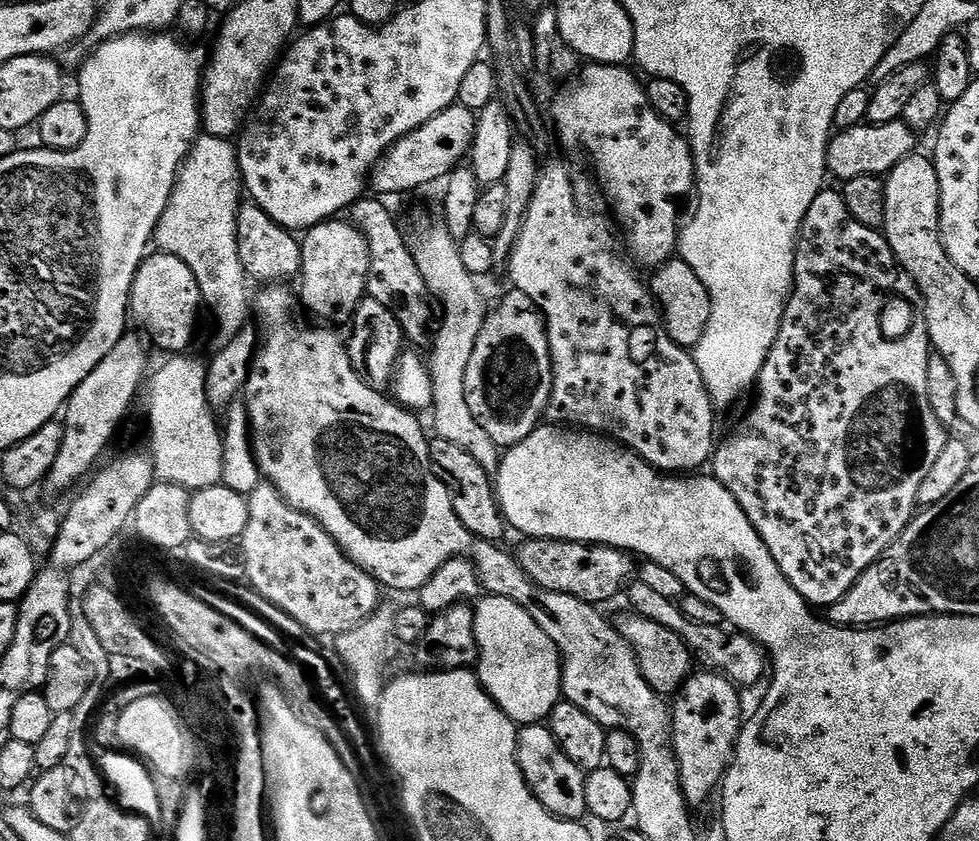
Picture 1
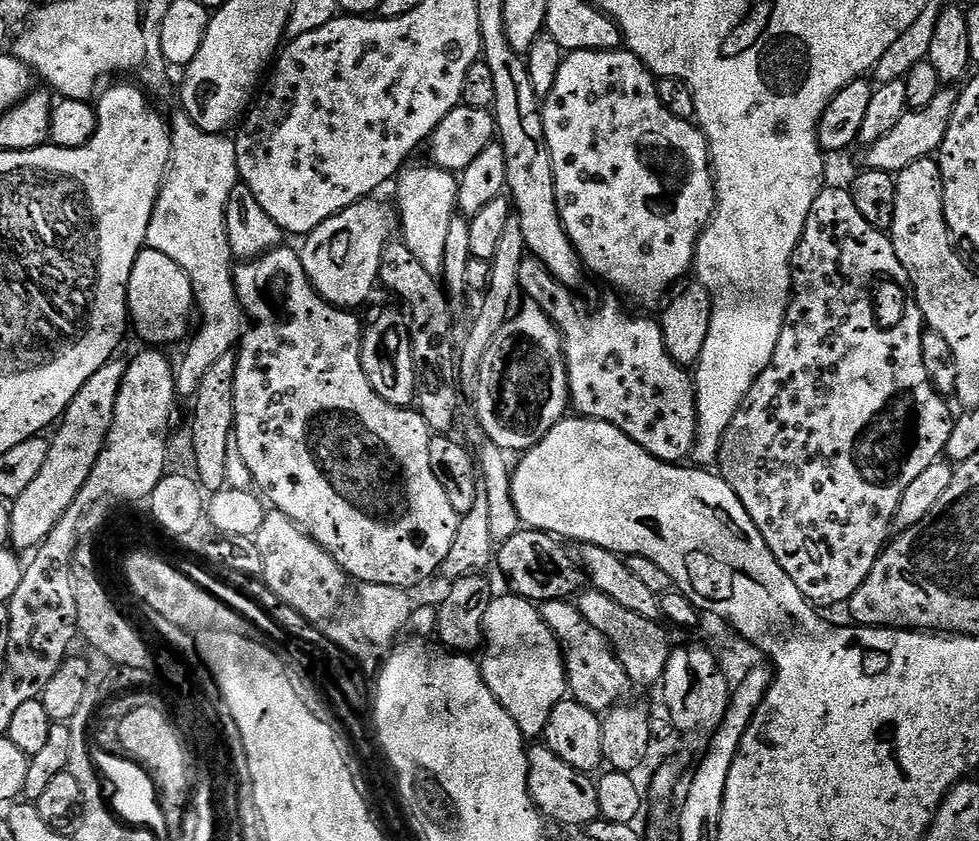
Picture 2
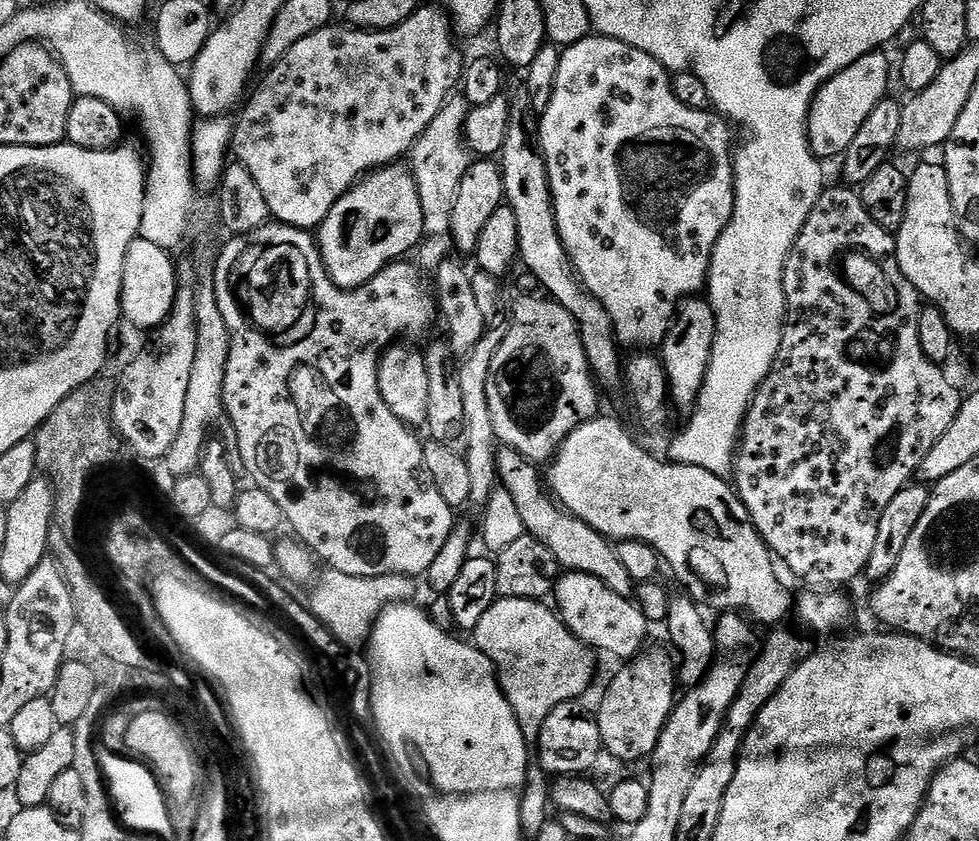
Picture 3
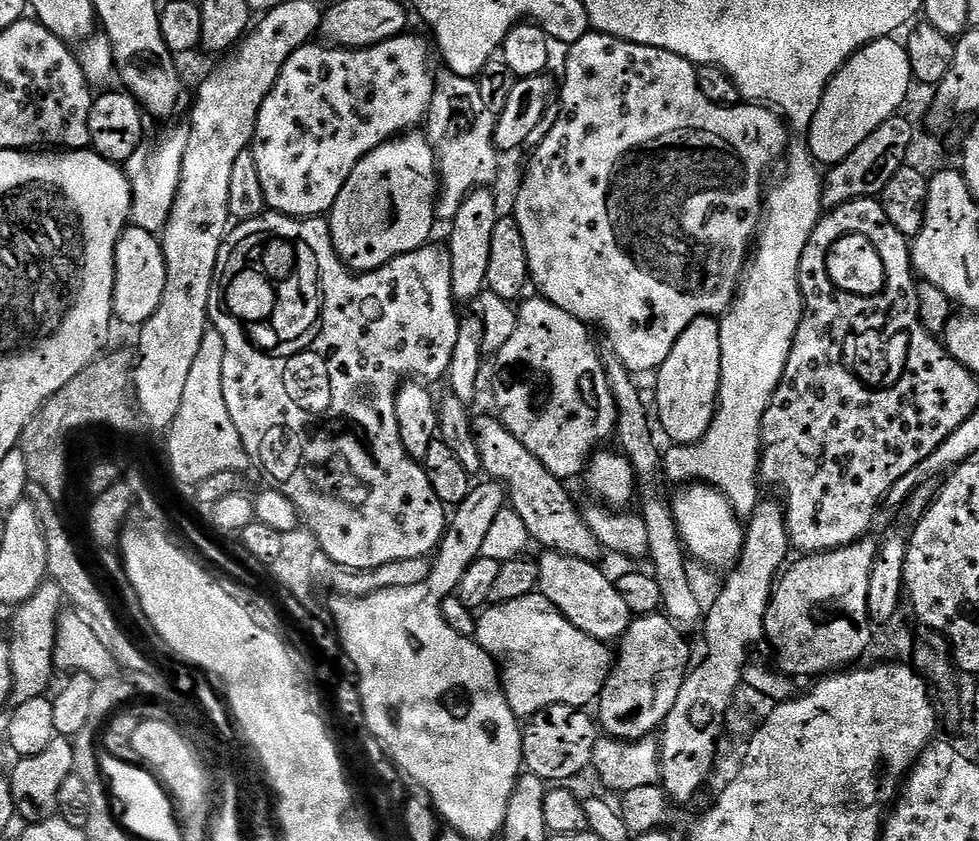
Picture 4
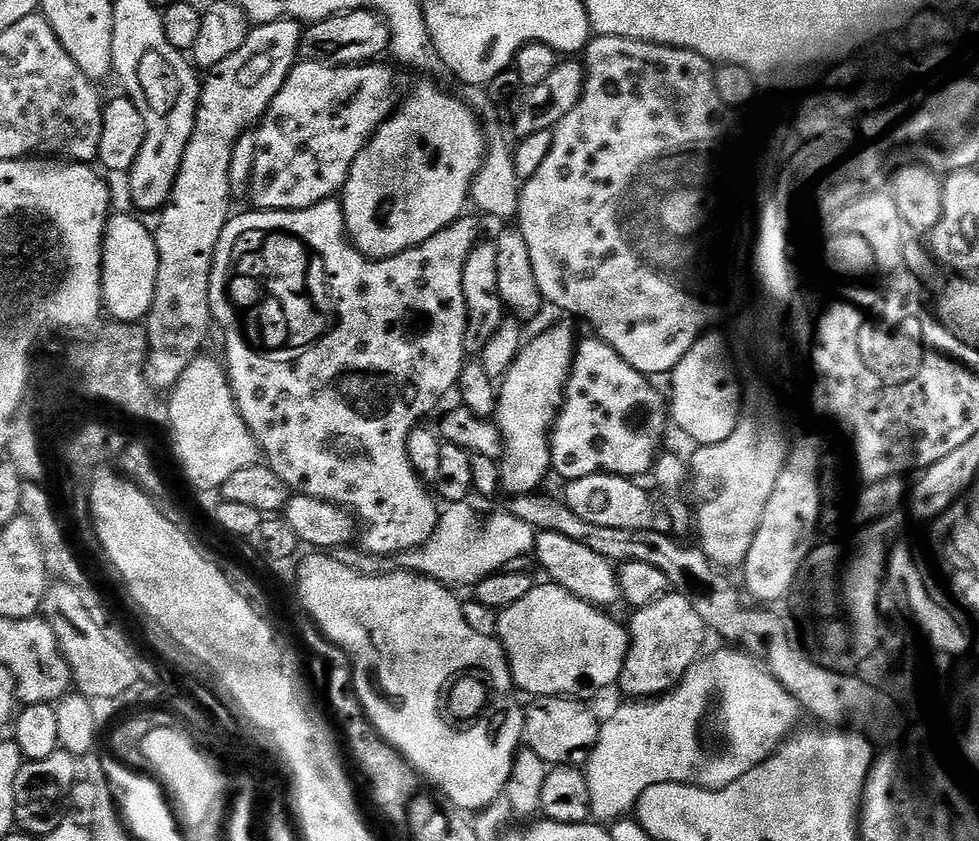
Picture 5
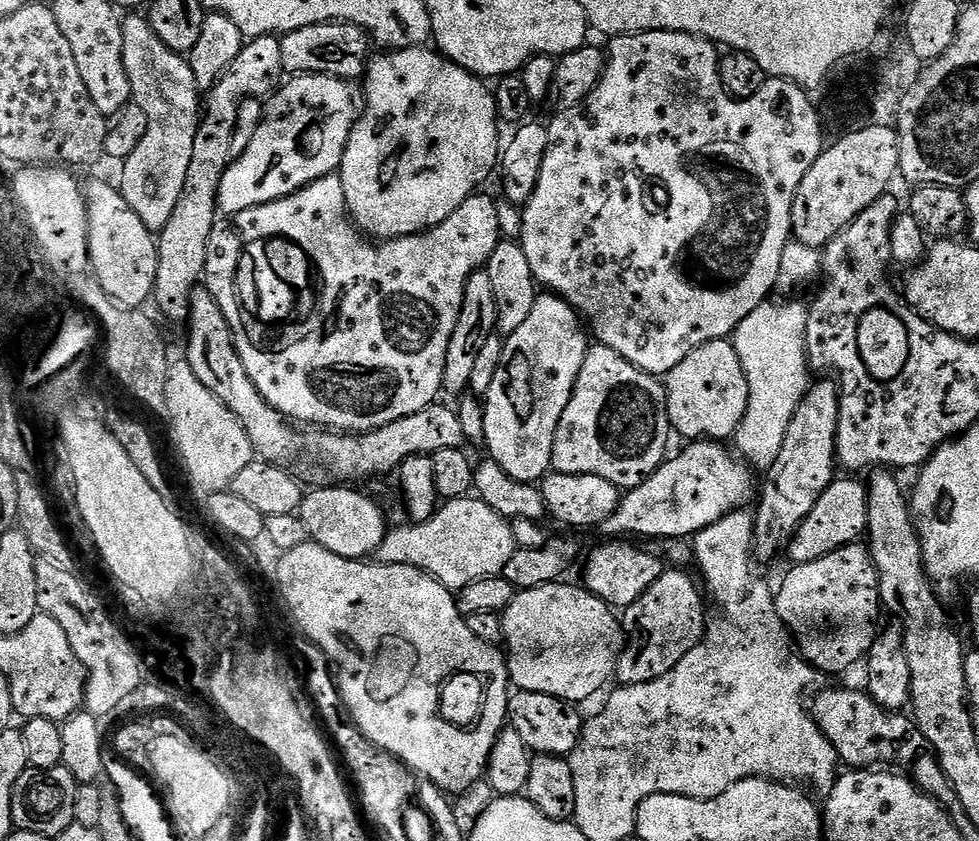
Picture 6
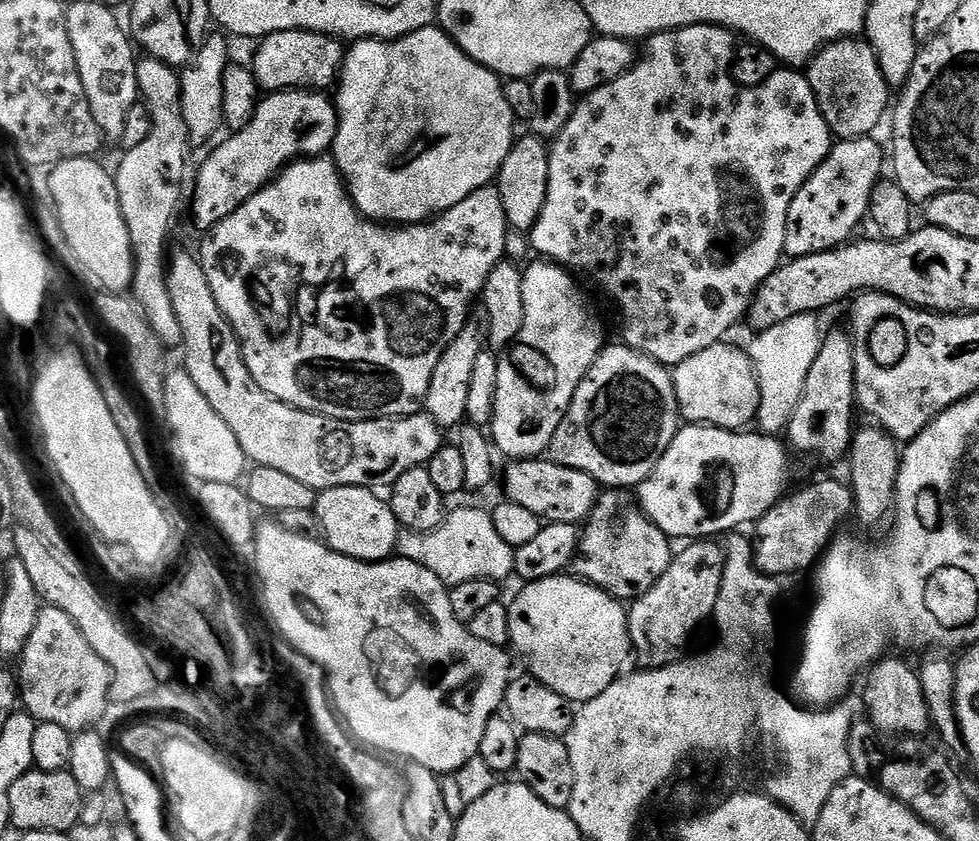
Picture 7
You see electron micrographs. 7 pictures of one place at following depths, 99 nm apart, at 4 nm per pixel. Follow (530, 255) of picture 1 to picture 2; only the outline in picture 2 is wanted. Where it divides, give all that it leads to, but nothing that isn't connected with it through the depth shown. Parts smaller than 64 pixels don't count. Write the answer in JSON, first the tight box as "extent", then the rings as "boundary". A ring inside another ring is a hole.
{"extent":[518,258,698,464],"boundary":[[[525,258],[522,270],[518,270],[520,291],[545,312],[553,325],[559,328],[564,353],[564,365],[568,371],[568,399],[575,415],[589,420],[602,420],[618,426],[626,438],[638,442],[654,458],[667,464],[679,464],[691,457],[696,448],[698,410],[696,386],[691,375],[666,350],[664,335],[659,323],[648,316],[635,316],[627,312],[616,300],[604,300],[600,308],[583,308],[576,301],[577,293],[562,286],[534,258]]]}

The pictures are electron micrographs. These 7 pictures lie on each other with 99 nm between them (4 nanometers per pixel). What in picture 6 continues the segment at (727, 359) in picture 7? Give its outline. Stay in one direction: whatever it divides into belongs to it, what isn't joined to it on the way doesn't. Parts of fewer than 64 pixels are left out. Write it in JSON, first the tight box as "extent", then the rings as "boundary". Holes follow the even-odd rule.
{"extent":[666,339,748,442],"boundary":[[[731,339],[715,340],[709,344],[698,346],[674,370],[666,377],[666,391],[668,394],[668,422],[673,429],[676,428],[687,439],[692,442],[711,440],[713,442],[724,442],[735,437],[740,428],[742,418],[748,409],[748,383],[746,374],[742,370],[742,362],[736,353],[735,343]]]}

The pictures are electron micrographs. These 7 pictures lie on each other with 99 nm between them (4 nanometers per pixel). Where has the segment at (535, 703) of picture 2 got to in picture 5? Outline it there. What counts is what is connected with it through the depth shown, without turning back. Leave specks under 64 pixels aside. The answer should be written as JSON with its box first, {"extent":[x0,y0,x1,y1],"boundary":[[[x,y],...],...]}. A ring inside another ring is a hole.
{"extent":[494,583,628,698],"boundary":[[[537,583],[526,598],[503,609],[494,620],[494,636],[504,648],[513,685],[532,698],[588,698],[584,696],[613,687],[628,652],[625,625],[615,624],[556,584],[543,583]]]}

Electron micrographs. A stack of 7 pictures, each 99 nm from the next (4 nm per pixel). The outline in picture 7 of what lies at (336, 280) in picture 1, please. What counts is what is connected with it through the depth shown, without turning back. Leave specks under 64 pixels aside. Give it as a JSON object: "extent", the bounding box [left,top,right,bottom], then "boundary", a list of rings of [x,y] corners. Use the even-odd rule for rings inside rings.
{"extent":[330,26,518,226],"boundary":[[[439,26],[424,27],[422,30],[395,37],[393,40],[360,38],[353,44],[356,45],[347,49],[346,63],[334,92],[334,103],[340,125],[330,152],[335,159],[336,167],[340,169],[340,175],[344,177],[348,195],[352,197],[352,203],[356,205],[360,215],[367,216],[369,220],[387,222],[392,226],[427,222],[439,216],[440,213],[458,206],[458,202],[470,198],[470,194],[474,194],[479,188],[489,187],[497,179],[500,167],[518,139],[518,133],[516,133],[518,121],[510,110],[510,102],[506,102],[505,81],[501,77],[491,72],[486,66],[474,62],[474,58],[467,56]]]}

